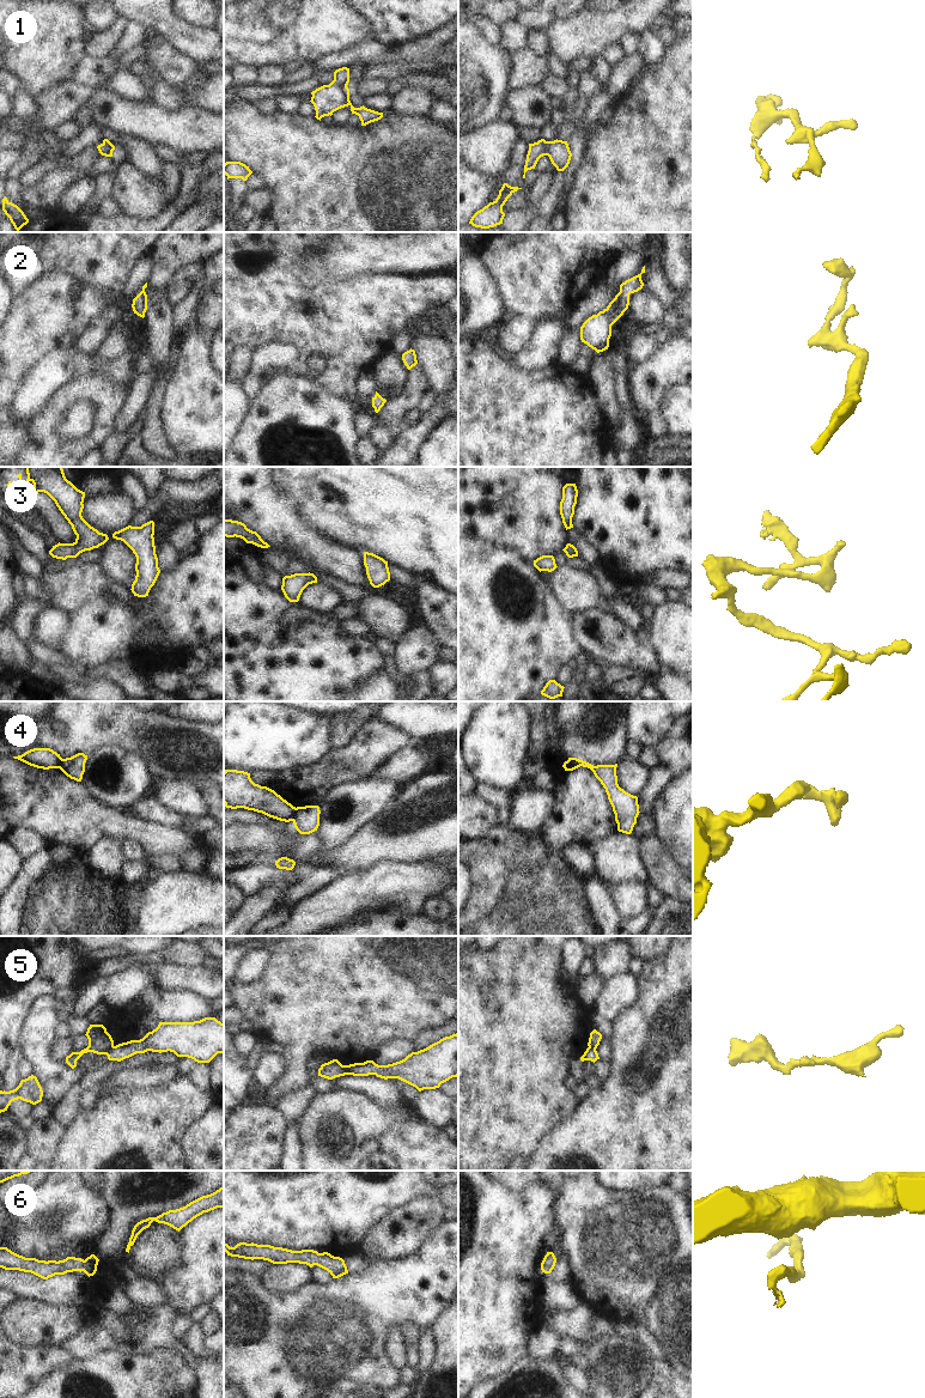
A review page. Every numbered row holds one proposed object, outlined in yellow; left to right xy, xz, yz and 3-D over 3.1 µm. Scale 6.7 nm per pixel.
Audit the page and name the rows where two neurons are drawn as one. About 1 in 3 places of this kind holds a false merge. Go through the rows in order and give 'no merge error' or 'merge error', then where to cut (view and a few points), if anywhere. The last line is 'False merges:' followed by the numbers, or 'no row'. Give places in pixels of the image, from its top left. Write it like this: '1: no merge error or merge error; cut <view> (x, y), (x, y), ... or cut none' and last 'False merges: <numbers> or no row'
1: no merge error; cut none
2: no merge error; cut none
3: no merge error; cut none
4: merge error; cut xz (296, 808), (292, 820)
5: merge error; cut xz (345, 1065), (347, 1074)
6: no merge error; cut none
False merges: 4, 5

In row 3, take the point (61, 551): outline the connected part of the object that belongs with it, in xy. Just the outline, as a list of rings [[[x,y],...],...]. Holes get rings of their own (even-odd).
[[[25,467],[26,484],[34,484],[30,498],[37,497],[39,492],[47,493],[56,504],[61,513],[72,525],[77,539],[73,543],[57,543],[53,546],[49,554],[53,558],[66,560],[77,558],[85,551],[91,551],[104,545],[109,537],[91,527],[81,516],[84,509],[85,492],[78,490],[65,476],[62,467]]]

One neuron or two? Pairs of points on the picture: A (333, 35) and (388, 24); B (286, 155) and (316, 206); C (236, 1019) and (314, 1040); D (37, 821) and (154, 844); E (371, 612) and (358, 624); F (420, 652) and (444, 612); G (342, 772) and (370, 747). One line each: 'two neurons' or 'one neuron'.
A: two neurons
B: one neuron
C: two neurons
D: one neuron
E: two neurons
F: one neuron
G: one neuron

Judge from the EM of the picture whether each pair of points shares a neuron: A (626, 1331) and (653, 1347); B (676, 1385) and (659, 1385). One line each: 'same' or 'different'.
A: same
B: same

